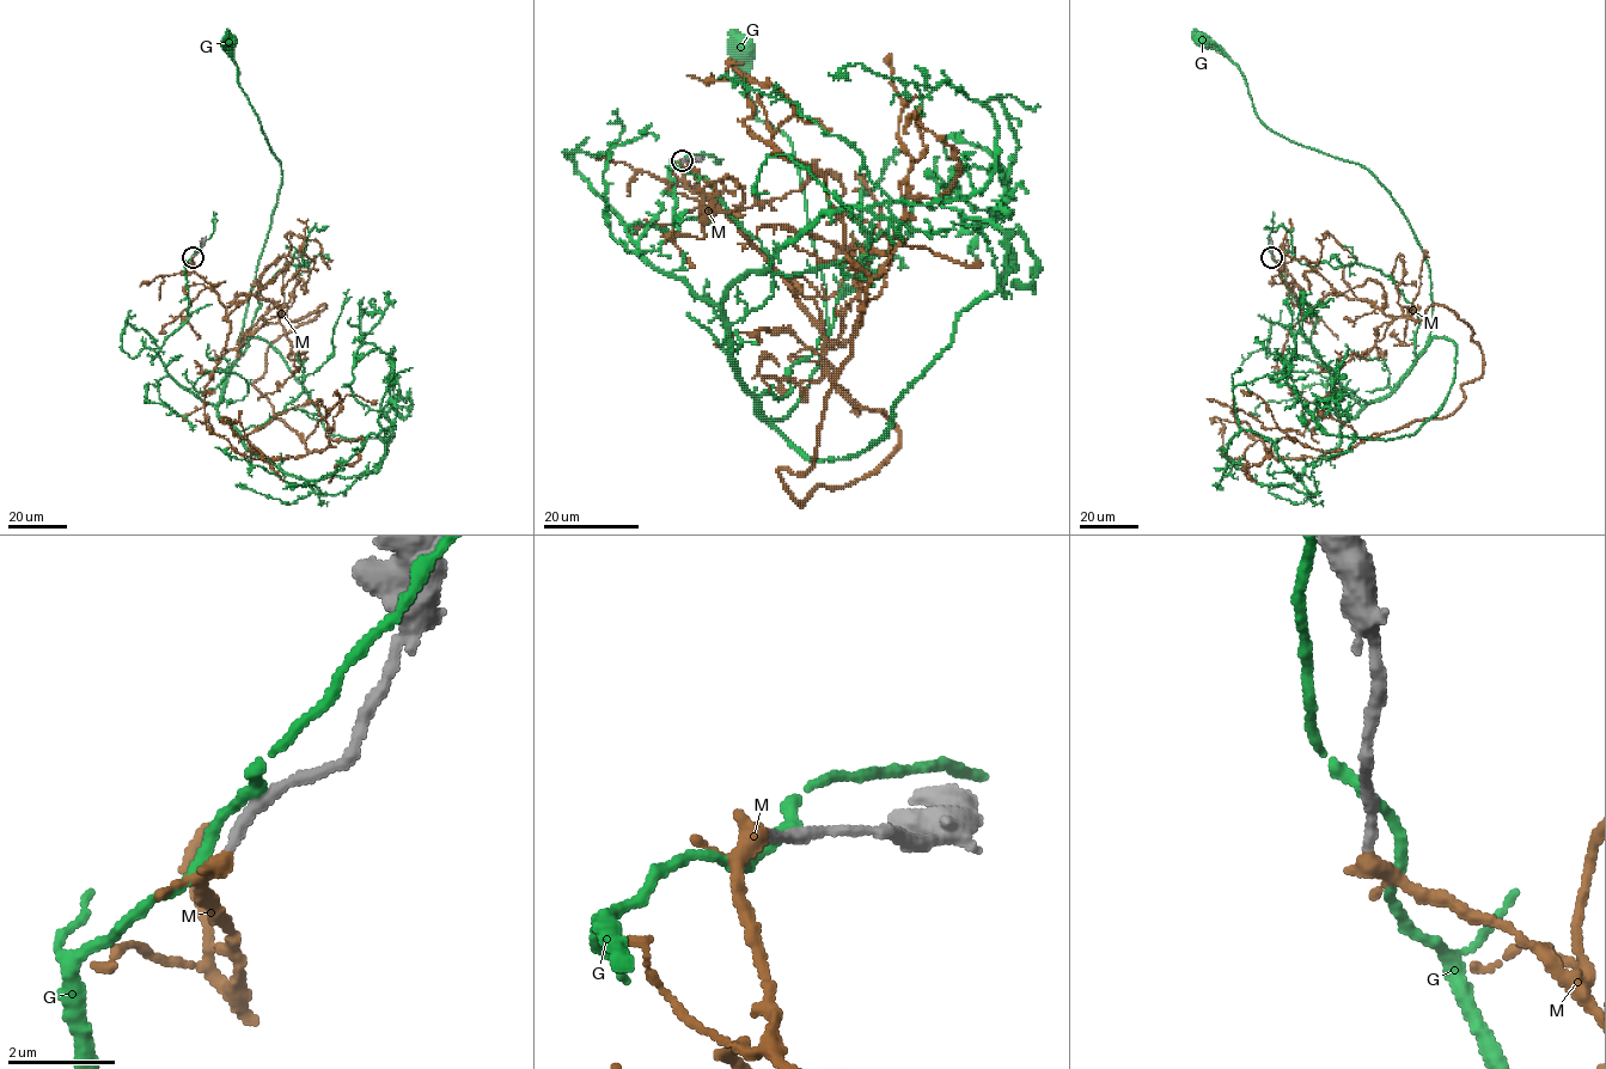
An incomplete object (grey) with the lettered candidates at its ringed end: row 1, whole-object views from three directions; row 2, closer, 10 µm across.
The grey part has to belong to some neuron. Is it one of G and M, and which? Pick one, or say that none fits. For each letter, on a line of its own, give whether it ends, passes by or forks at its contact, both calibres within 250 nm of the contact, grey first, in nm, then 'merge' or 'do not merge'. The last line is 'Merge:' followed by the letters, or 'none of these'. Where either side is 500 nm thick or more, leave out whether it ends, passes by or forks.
G: it passes by | 280/220 nm | do not merge
M: it passes by | 200/260 nm | merge
Merge: M

